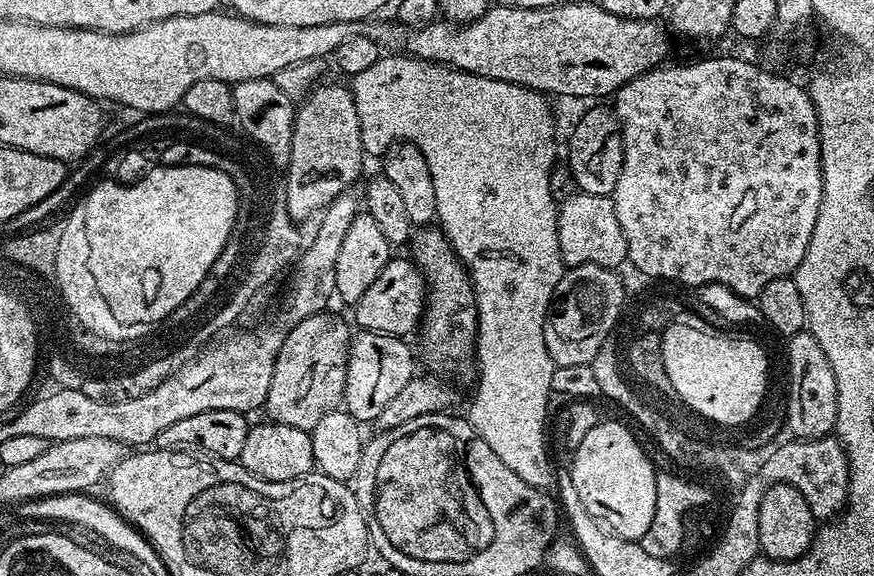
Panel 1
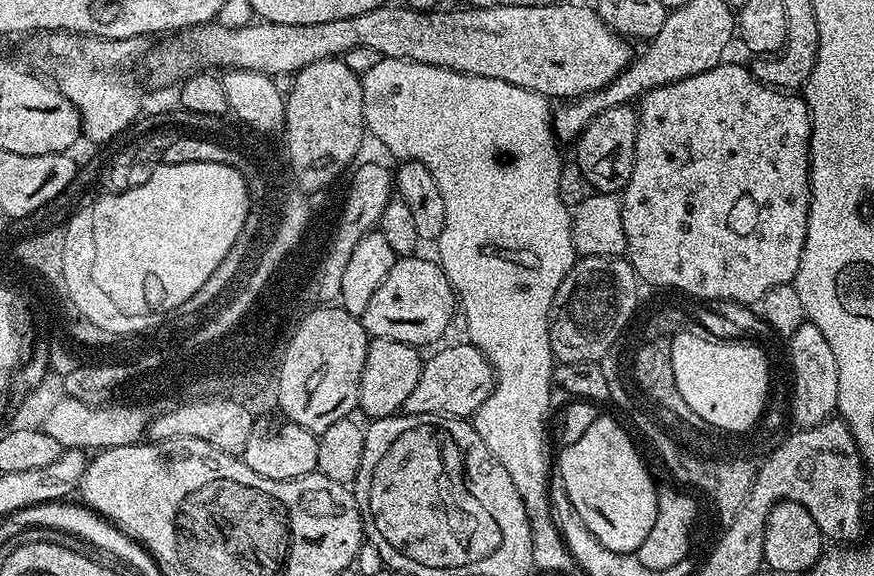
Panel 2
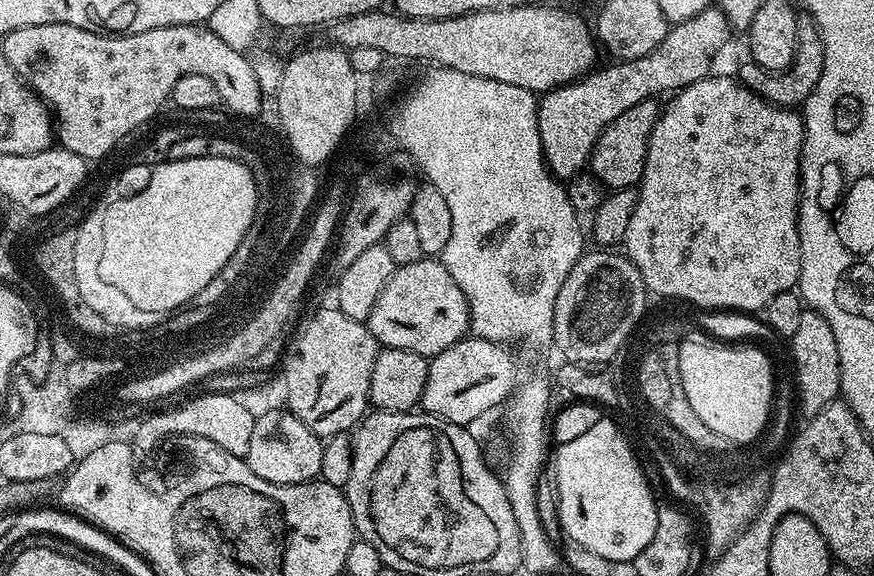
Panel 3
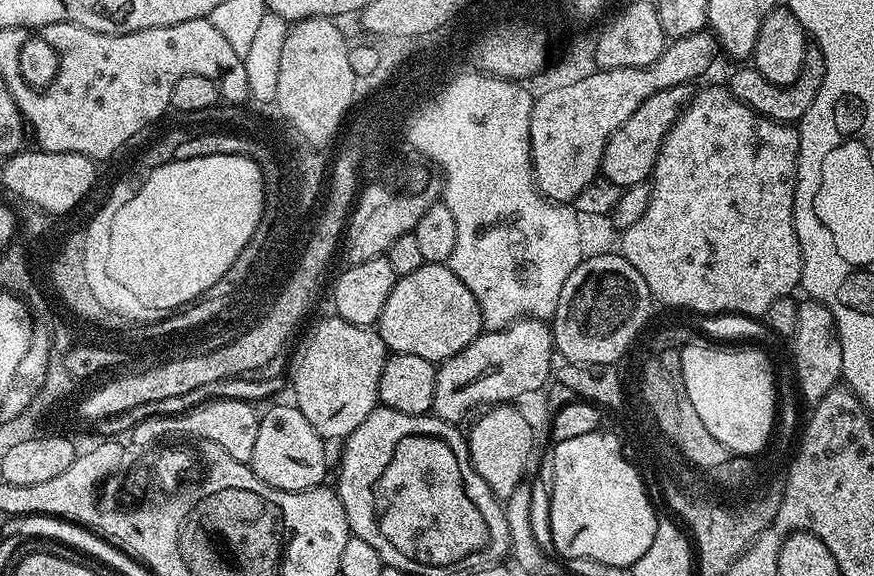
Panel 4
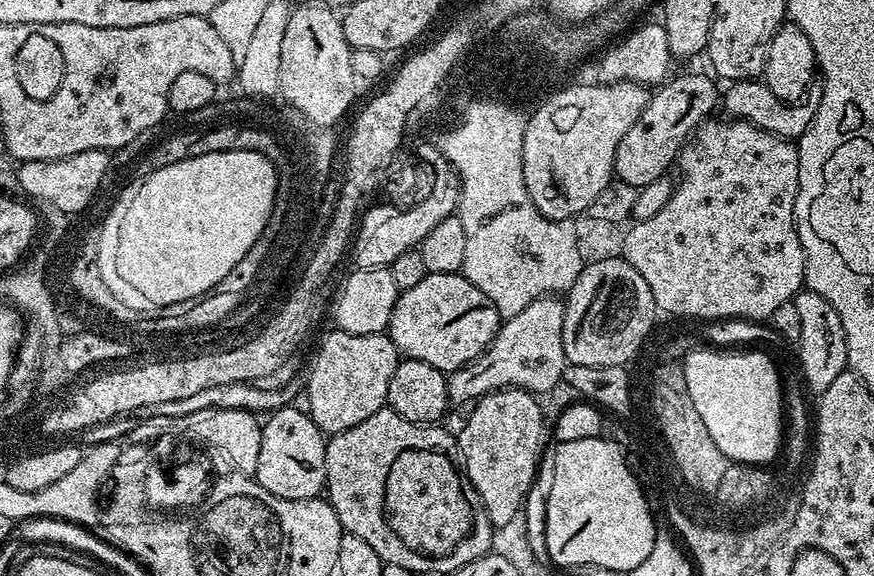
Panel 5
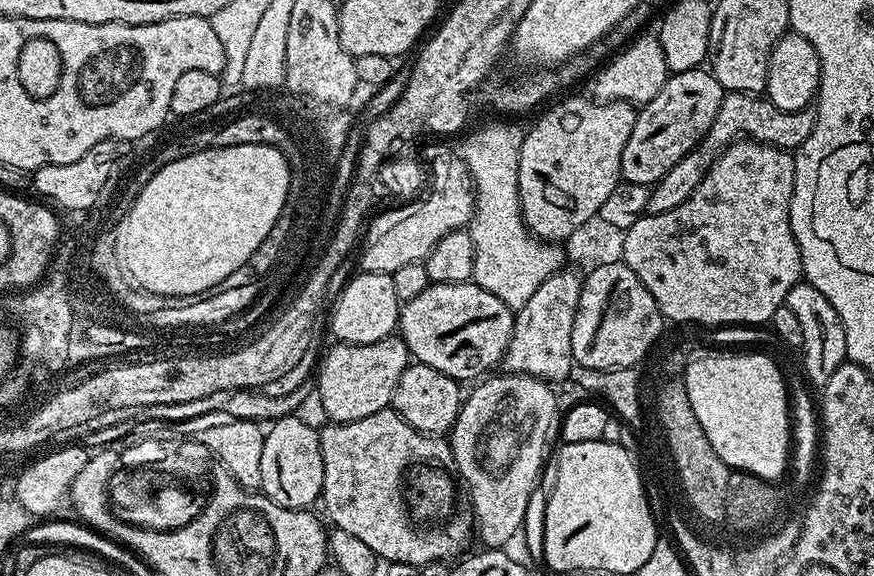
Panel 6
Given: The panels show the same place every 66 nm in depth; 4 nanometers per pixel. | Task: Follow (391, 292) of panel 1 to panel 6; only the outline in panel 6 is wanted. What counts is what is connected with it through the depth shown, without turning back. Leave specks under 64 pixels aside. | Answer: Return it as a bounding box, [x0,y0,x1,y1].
[398,282,513,382]

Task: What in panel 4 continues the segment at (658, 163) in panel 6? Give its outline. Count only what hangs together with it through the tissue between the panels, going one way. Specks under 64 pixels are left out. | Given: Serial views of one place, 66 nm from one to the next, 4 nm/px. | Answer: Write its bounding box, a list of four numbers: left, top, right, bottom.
[600,84,693,190]

